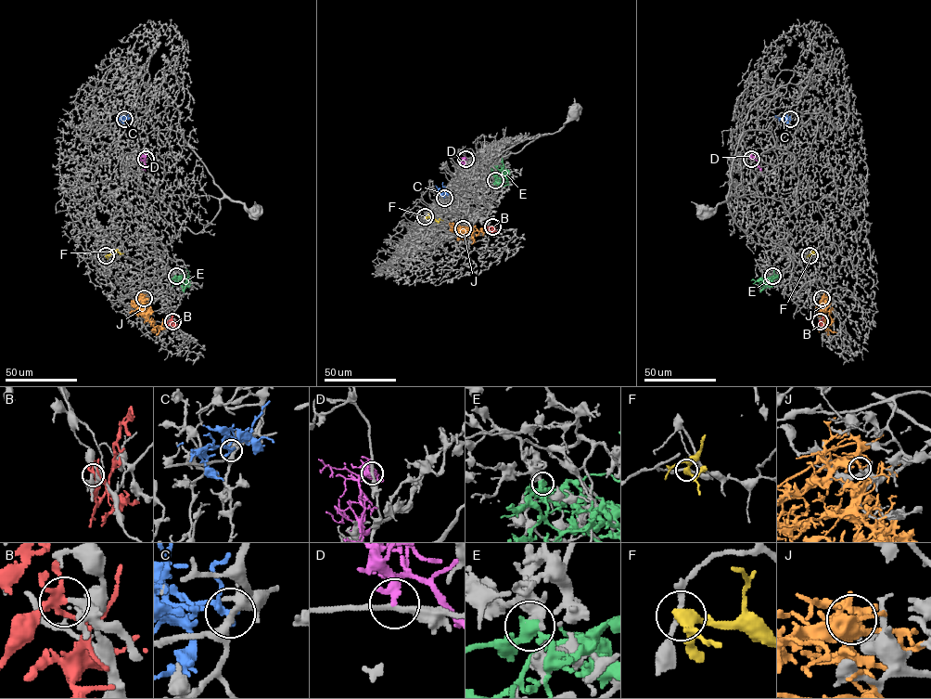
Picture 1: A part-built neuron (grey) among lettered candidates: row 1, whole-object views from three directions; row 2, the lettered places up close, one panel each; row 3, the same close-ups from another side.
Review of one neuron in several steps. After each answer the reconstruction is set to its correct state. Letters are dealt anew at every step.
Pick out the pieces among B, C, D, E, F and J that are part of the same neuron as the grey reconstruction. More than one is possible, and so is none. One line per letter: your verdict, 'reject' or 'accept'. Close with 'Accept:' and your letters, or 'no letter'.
B: reject
C: reject
D: reject
E: reject
F: reject
J: reject
Accept: no letter

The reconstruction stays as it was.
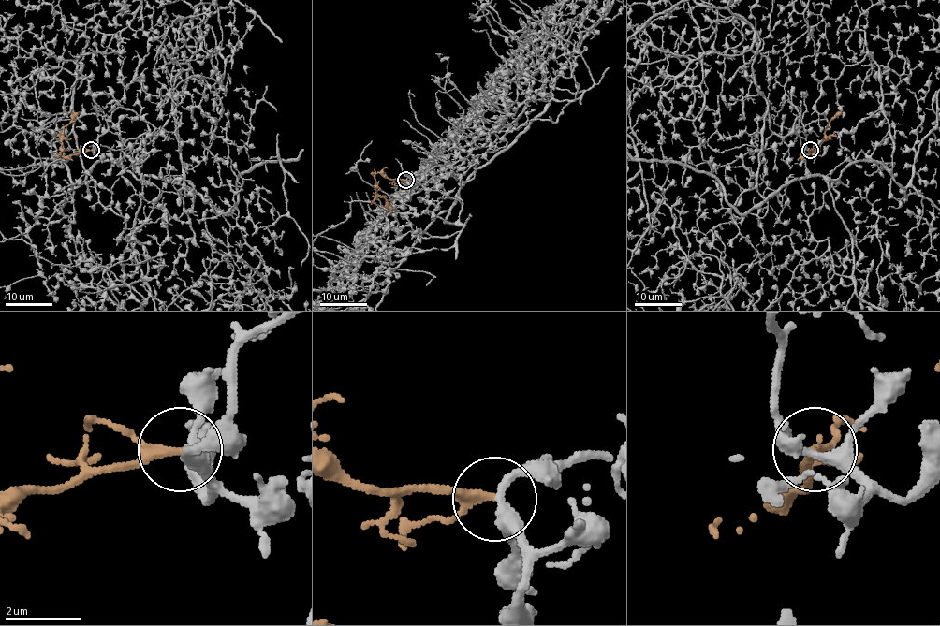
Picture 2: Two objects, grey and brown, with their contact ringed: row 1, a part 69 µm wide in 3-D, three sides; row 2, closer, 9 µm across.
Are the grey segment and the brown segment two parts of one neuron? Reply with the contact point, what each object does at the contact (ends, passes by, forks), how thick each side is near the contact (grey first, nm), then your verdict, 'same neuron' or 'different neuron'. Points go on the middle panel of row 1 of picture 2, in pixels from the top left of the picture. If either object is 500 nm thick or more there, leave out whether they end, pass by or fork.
place (405, 180); grey forks; brown passes by; calibres 240 and 200 nm; different neuron

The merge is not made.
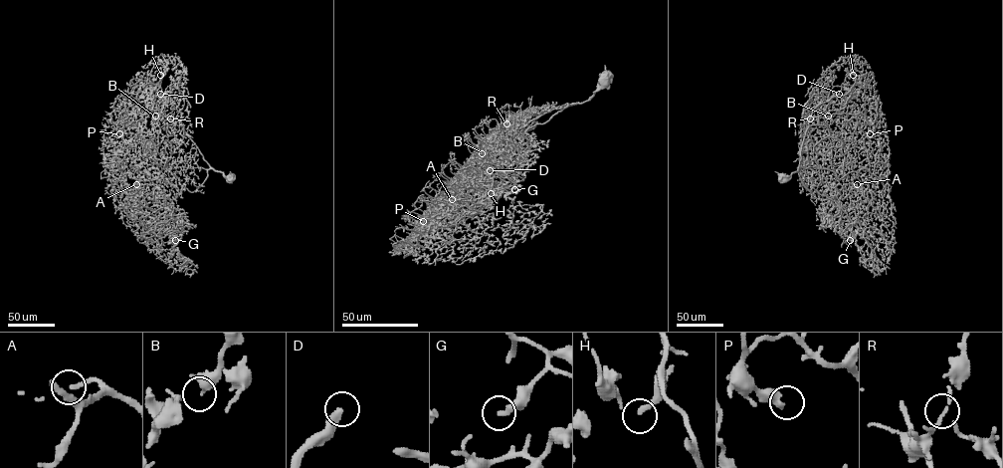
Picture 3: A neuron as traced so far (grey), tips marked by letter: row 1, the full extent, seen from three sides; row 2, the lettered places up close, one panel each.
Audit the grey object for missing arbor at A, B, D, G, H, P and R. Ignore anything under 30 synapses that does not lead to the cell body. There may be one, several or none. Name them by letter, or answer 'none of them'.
A, D, H

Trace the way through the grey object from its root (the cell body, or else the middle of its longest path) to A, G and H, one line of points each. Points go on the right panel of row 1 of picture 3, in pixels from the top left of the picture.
A: (785, 178), (800, 167), (816, 165), (832, 170), (839, 179), (855, 171), (861, 184), (861, 191), (857, 184)
G: (785, 178), (798, 168), (801, 181), (810, 192), (813, 188), (834, 200), (855, 223), (847, 239), (850, 240)
H: (785, 178), (797, 170), (812, 112), (831, 98), (847, 94), (855, 82), (853, 75)

